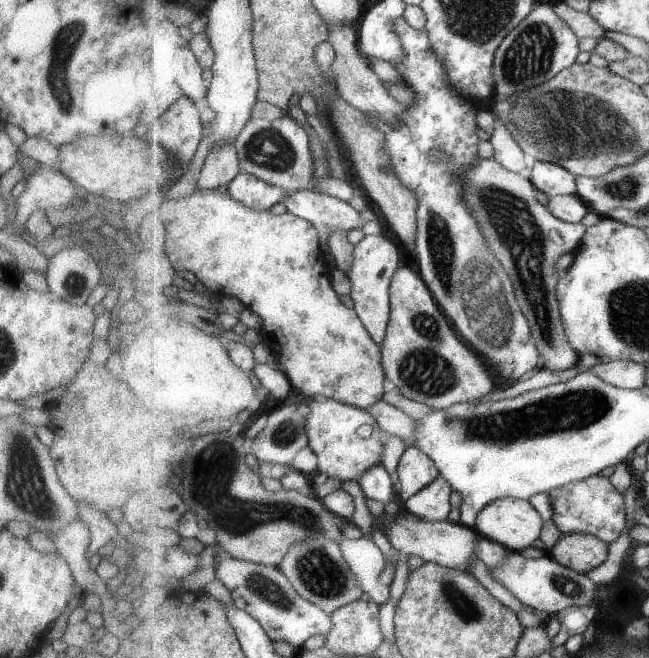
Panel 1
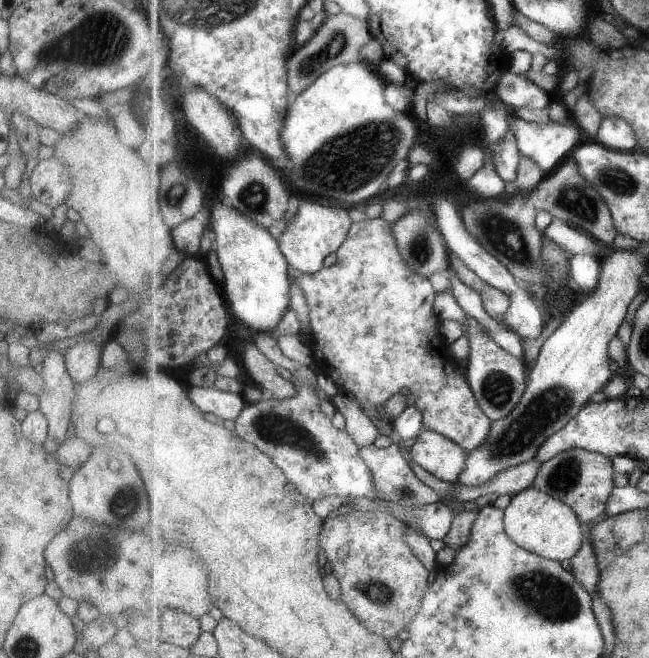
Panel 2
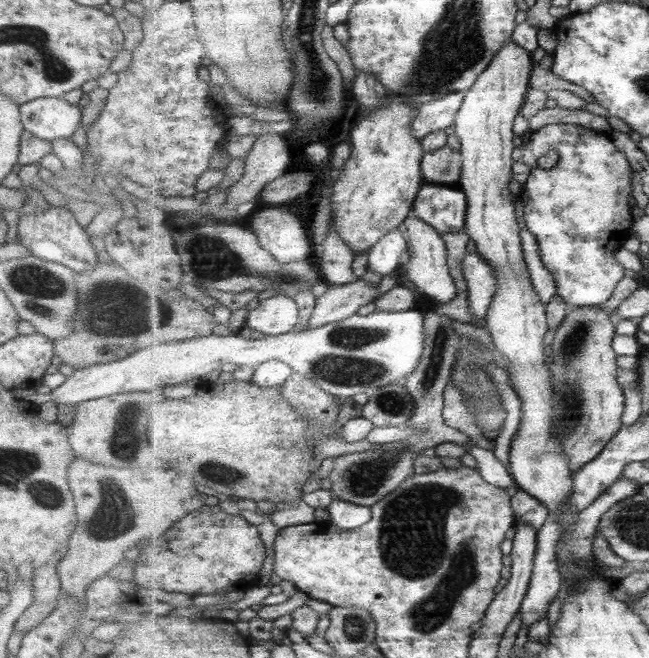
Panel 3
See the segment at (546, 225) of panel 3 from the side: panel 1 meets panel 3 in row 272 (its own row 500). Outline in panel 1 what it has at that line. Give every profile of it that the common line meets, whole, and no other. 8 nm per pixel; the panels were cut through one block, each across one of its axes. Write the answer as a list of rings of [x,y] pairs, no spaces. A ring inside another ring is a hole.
[[[593,475],[550,491],[554,508],[553,520],[564,534],[589,533],[608,544],[615,542],[627,526],[625,496],[613,486],[610,477]]]

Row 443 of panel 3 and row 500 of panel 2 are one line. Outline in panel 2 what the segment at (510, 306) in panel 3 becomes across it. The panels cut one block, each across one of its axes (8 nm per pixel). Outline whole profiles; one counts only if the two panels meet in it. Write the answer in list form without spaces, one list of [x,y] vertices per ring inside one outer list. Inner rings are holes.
[[[536,487],[512,498],[511,505],[506,509],[505,527],[507,535],[518,546],[538,556],[560,562],[573,559],[586,540],[585,526],[573,508]]]

